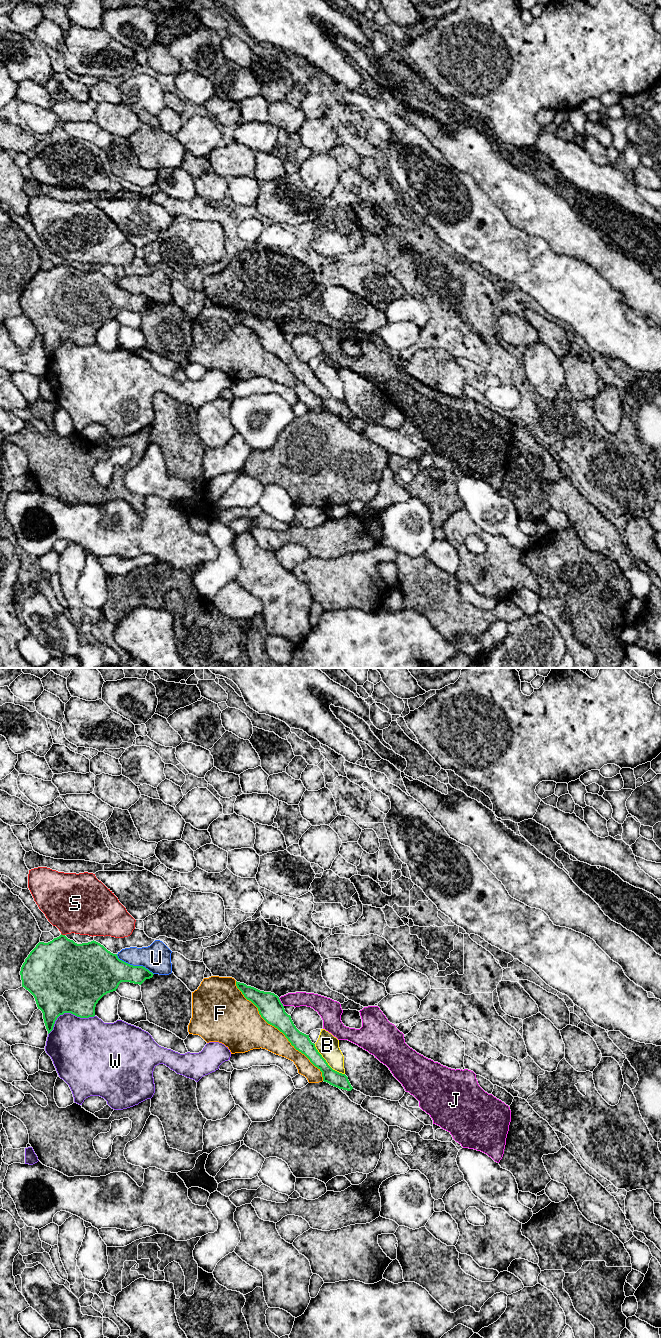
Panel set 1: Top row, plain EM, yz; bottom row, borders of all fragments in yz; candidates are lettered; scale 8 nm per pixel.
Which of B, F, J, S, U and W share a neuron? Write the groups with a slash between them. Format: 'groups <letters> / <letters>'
groups B / F / J / S / U / W

